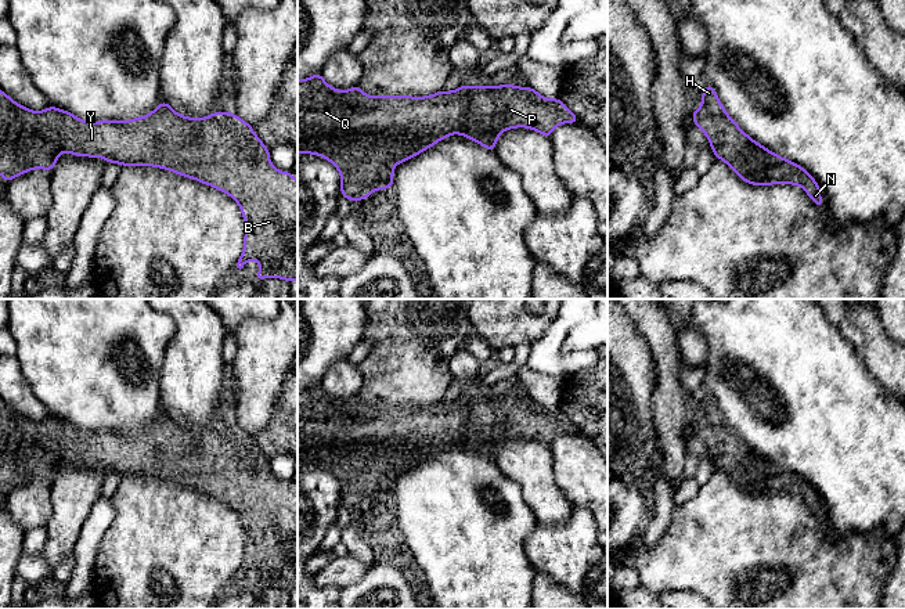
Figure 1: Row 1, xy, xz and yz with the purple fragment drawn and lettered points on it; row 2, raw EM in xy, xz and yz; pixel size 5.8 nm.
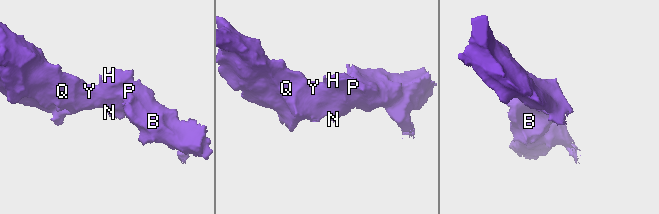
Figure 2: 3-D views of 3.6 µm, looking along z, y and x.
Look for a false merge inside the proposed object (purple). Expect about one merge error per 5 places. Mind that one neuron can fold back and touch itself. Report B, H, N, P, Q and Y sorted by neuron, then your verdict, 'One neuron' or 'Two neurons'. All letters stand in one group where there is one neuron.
Groups: B H N P Q Y. One neuron

